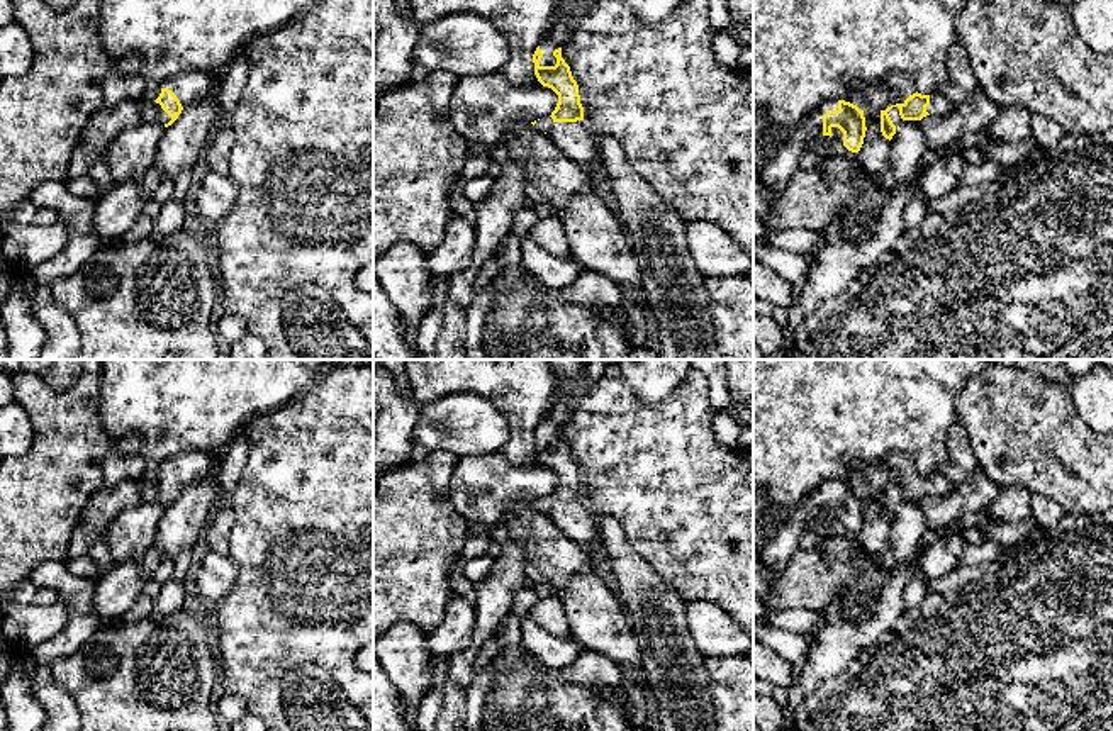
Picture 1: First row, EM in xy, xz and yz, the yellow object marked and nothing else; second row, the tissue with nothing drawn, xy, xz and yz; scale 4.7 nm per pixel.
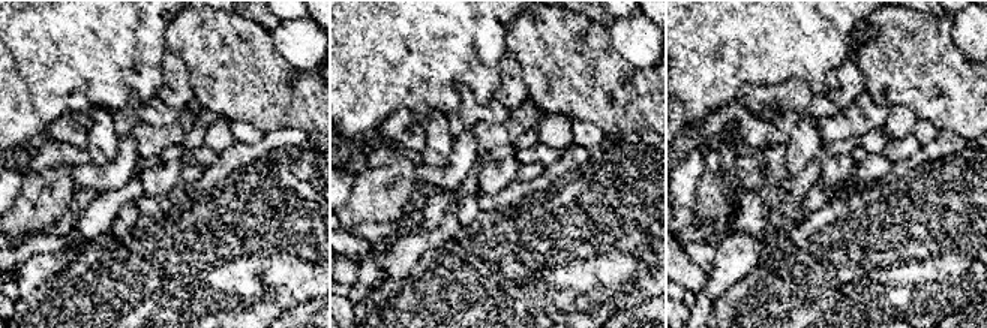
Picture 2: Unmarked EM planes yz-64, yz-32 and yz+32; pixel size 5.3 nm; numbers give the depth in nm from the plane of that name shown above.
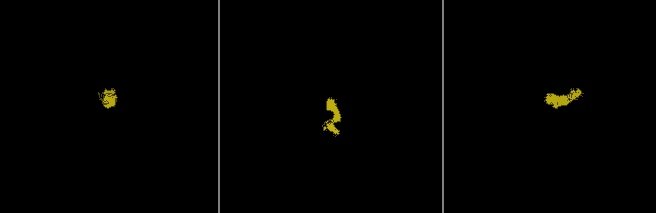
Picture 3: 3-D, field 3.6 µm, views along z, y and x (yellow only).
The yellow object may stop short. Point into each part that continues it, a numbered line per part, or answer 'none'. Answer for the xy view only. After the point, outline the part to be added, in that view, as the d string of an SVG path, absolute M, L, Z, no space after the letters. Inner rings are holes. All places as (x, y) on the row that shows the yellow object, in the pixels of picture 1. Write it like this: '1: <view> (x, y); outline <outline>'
1: xy (190, 87); outline M188 70L168 78L163 88L171 90L180 100L182 107L188 107L200 102L219 86L219 80L214 71Z
2: xy (151, 112); outline M141 98L141 120L143 122L151 122L151 124L168 124L171 117L161 109L159 103L149 98Z

